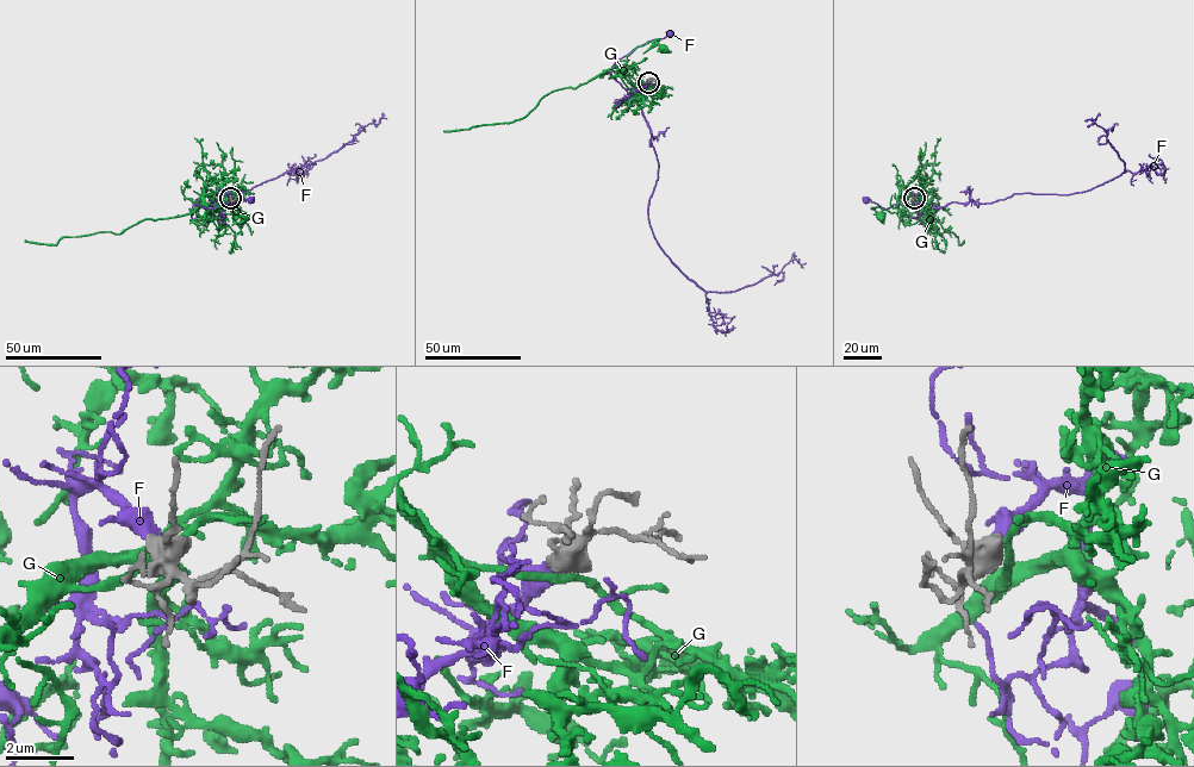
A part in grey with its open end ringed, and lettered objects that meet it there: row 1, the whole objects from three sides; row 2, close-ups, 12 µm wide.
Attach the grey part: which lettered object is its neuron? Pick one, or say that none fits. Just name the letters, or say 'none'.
F

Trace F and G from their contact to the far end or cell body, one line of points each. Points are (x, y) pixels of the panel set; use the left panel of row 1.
F: (230, 198), (227, 195), (225, 201), (216, 203), (201, 217), (191, 217), (193, 204), (212, 209), (252, 199)
G: (231, 199), (207, 212), (224, 206), (244, 217)

